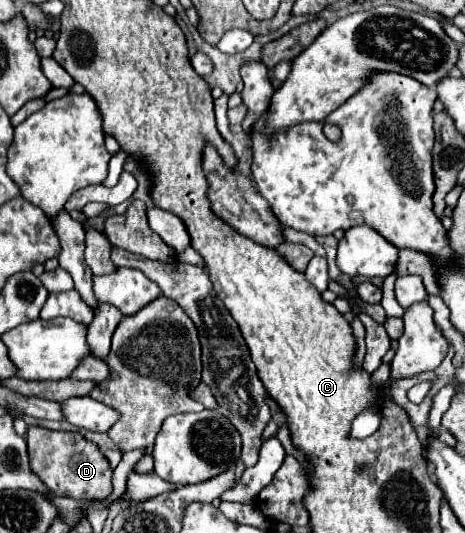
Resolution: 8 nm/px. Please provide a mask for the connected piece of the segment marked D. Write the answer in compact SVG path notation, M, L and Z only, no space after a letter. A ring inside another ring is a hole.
M29 426L25 440L29 446L31 470L51 494L73 500L97 500L111 494L113 470L109 468L107 458L101 454L97 444L89 442L79 432L55 432L41 426Z

